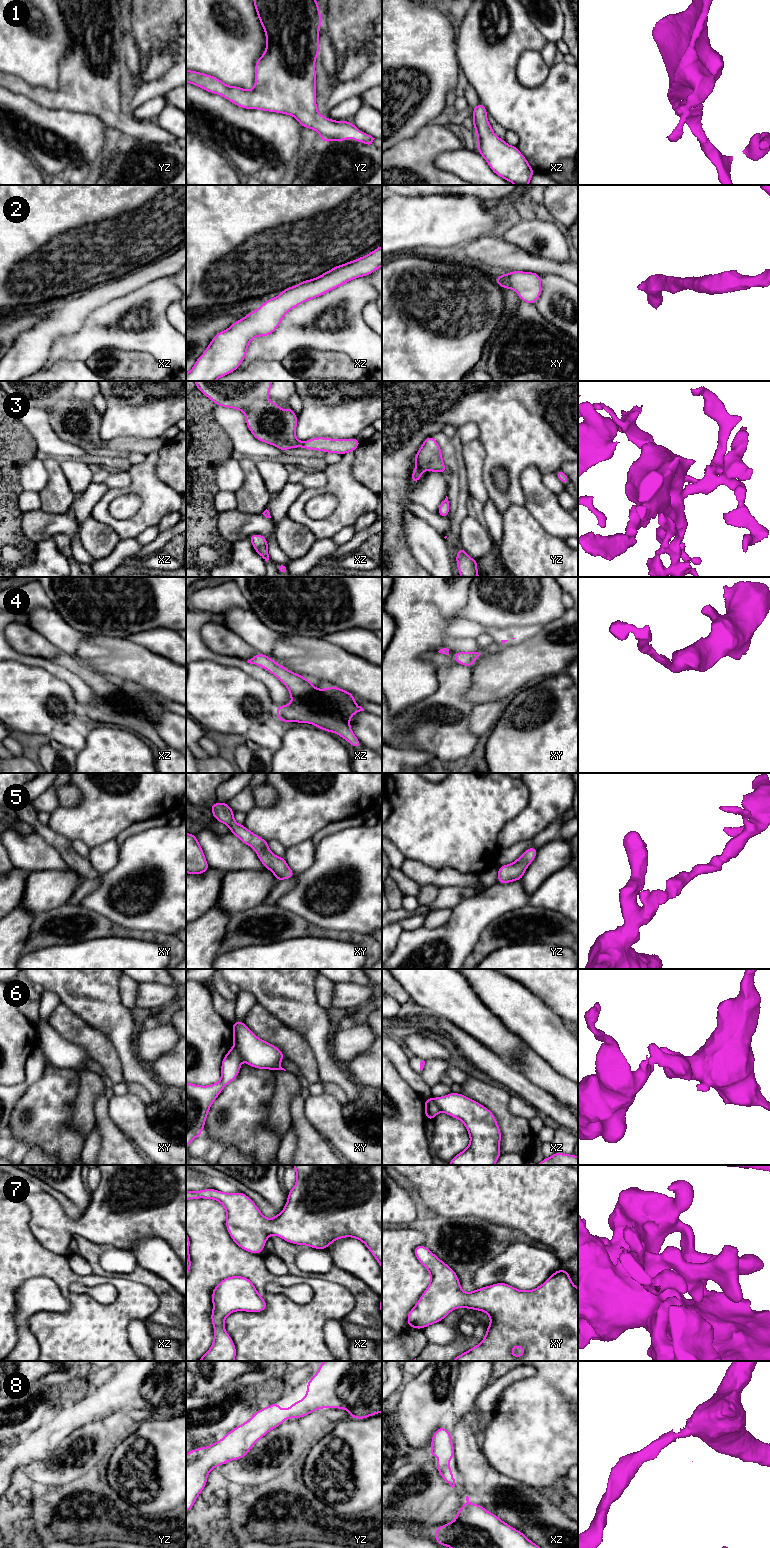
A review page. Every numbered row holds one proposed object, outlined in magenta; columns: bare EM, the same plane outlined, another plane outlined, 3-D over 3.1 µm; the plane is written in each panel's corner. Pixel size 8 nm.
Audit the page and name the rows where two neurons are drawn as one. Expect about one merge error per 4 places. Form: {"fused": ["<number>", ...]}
{"fused": ["6"]}

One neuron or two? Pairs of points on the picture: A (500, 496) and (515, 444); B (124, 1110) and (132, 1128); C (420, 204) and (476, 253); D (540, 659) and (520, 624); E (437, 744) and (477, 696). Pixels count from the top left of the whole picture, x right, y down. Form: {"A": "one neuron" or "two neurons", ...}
{"A": "one neuron", "B": "one neuron", "C": "two neurons", "D": "two neurons", "E": "two neurons"}

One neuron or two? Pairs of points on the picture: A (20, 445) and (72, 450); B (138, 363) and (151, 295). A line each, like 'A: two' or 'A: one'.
A: two
B: two

